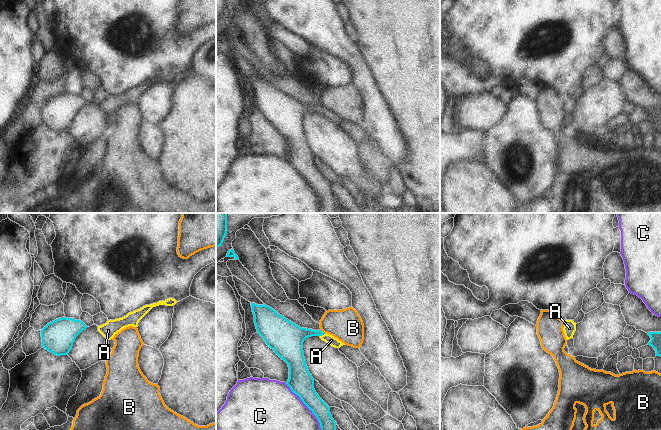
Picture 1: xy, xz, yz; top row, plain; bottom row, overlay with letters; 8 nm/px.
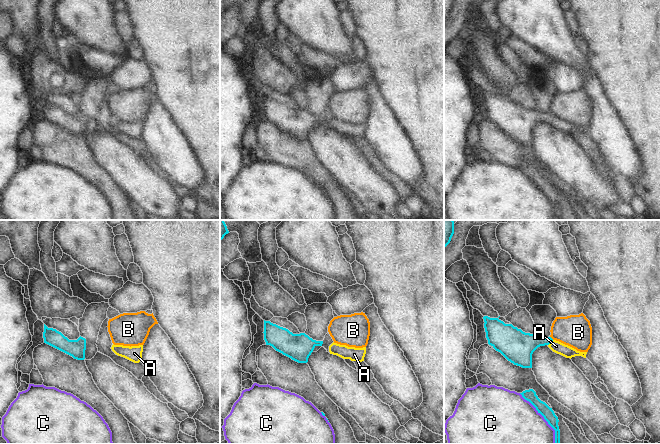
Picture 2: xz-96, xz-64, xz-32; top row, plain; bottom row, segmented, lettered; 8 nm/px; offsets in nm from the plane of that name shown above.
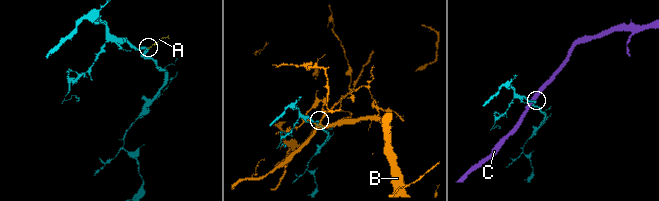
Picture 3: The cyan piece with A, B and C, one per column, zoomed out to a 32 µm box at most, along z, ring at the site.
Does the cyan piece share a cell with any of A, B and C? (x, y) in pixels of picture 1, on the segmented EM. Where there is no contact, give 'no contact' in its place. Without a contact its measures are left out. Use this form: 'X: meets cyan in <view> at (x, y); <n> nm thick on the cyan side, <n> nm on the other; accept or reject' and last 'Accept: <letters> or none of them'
A: meets cyan in xz at (322, 334); 200 nm thick on the cyan side, 80 nm on the other; accept
B: meets cyan in xz at (322, 331); 200 nm thick on the cyan side, 260 nm on the other; reject
C: meets cyan in xz at (306, 405); 200 nm thick on the cyan side, 360 nm on the other; reject
Accept: A

